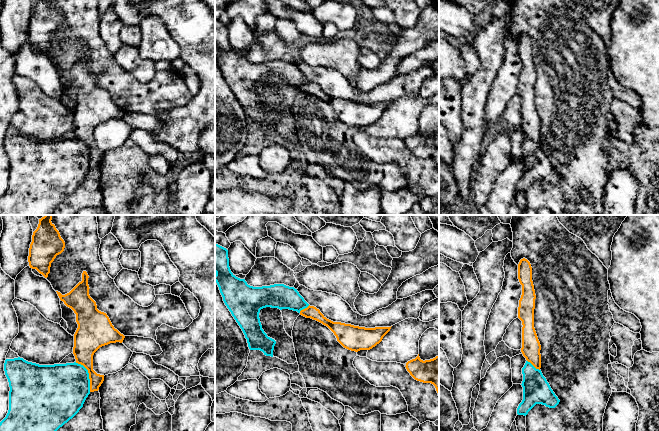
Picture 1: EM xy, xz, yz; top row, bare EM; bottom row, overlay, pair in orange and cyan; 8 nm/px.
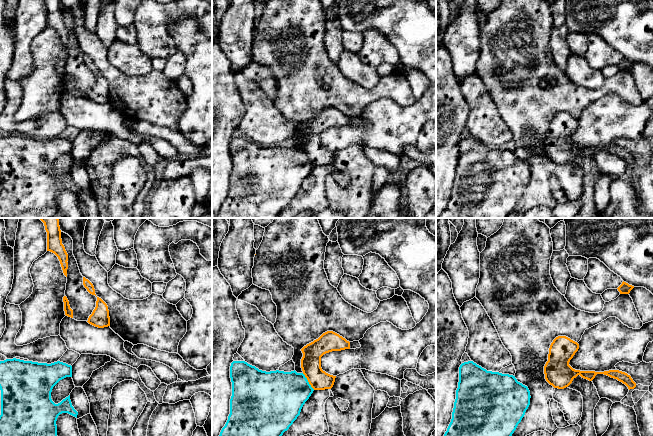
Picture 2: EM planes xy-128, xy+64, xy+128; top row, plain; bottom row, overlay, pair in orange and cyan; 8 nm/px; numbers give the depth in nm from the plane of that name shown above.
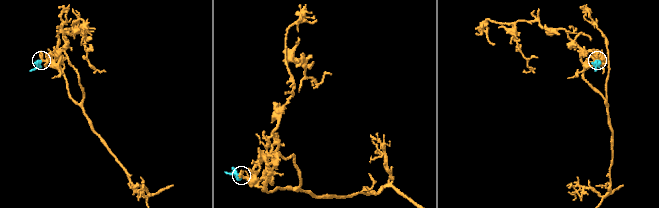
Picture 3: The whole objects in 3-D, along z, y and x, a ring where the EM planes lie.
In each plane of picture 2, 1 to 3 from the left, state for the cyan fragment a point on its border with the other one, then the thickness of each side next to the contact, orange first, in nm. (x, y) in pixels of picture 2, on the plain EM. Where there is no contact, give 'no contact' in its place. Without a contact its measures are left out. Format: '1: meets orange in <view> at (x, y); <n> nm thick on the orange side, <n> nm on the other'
1: no contact
2: meets orange in xy+64 at (308, 157); 160 nm thick on the orange side, 380 nm on the other
3: no contact

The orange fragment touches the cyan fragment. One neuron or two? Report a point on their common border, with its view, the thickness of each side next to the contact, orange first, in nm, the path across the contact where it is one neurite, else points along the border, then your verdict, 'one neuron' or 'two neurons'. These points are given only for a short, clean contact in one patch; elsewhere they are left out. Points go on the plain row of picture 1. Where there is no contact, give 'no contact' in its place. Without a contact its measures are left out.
xy (89, 151) | 190/400 nm | along xy (75, 138), (87, 146), (90, 167) | two neurons

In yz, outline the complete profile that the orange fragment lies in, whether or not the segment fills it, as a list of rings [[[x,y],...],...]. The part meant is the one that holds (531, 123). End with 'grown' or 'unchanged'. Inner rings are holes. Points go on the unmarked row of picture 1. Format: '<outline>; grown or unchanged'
[[[523,34],[518,40],[518,55],[522,61],[522,71],[519,76],[518,94],[522,97],[521,128],[528,138],[536,145],[541,144],[541,121],[534,104],[535,66],[532,57],[532,43]]]; unchanged

